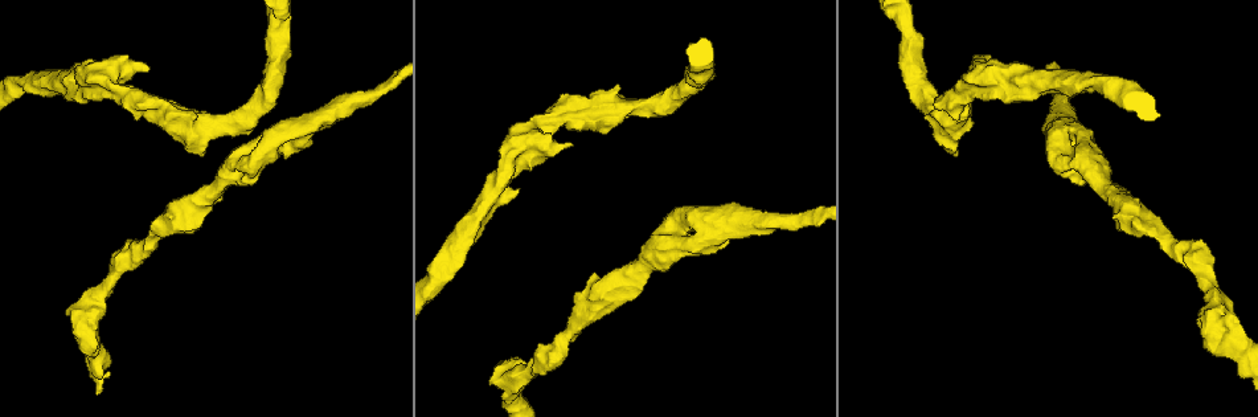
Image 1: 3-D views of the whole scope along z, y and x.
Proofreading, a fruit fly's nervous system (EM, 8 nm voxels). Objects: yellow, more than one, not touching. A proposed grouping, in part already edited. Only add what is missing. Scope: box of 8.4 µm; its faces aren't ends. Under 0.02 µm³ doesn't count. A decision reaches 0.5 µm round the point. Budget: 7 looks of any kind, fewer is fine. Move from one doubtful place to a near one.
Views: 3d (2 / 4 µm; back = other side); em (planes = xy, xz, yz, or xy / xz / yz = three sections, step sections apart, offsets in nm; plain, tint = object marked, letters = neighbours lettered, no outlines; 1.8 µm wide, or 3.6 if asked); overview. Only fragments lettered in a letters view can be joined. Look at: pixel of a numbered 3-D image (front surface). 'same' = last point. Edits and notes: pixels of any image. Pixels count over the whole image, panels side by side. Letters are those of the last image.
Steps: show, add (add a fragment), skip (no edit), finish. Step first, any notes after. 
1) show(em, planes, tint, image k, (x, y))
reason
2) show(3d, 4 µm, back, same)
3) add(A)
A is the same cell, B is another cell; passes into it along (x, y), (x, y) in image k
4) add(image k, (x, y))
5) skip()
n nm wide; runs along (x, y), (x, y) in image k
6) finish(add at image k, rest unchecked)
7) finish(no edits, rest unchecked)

show(3d, 4 µm, image 1, (955, 155))
an open end

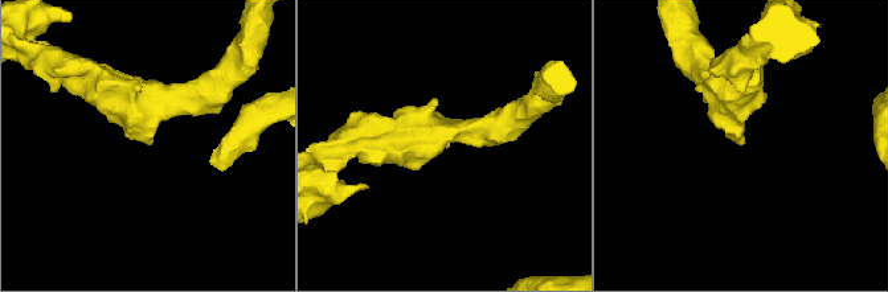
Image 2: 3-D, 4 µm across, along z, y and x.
show(em, yz, step 4, tint, image 2, (151, 142))
need the tissue

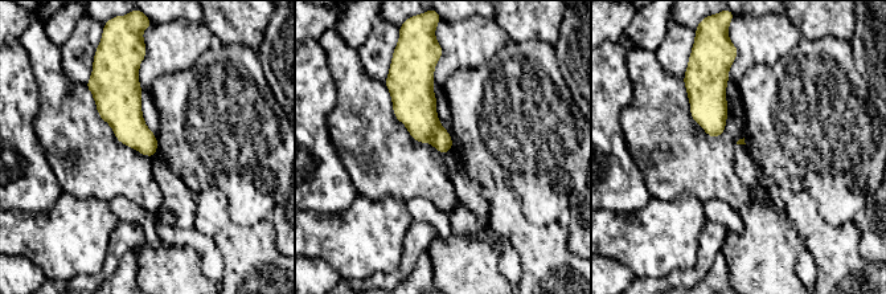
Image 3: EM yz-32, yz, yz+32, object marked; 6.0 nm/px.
show(em, xy, step 8, letters, same)
cut it another way

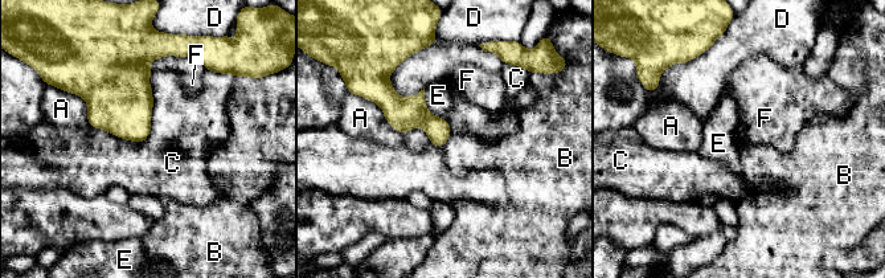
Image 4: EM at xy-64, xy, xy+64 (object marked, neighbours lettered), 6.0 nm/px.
skip()
A, B, C, D, E and F are other cells; border along (451, 133), (442, 146) in image 4; no lettered fragment goes on from it

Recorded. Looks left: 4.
show(em, xz, step 4, letters, image 1, (110, 81))
branch point

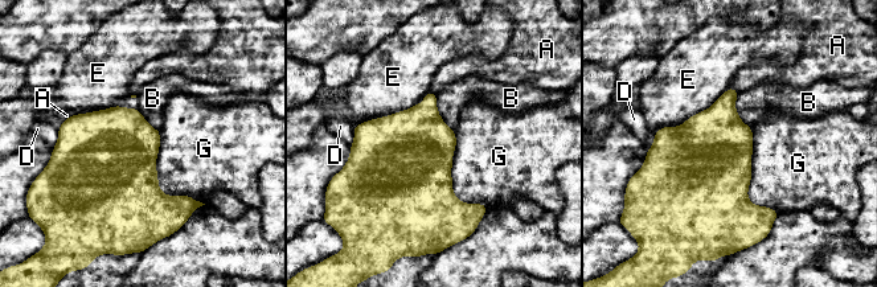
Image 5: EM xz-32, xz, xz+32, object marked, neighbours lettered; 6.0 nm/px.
skip()
A, B, D, E and G are other cells; no lettered fragment goes on from it

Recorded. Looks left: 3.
show(3d, 4 µm, image 1, (670, 243))

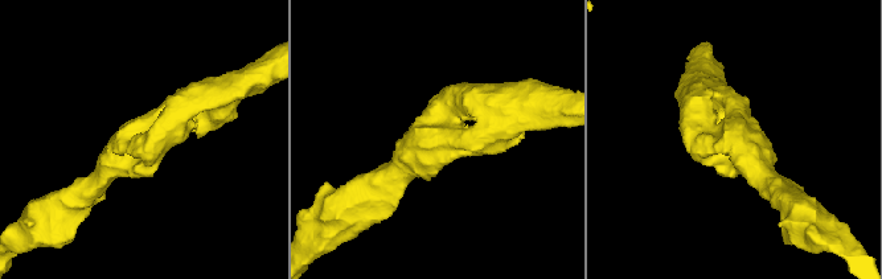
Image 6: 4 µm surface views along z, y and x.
show(em, 3.6 µm, planes, letters, image 6, (736, 140))
now the EM

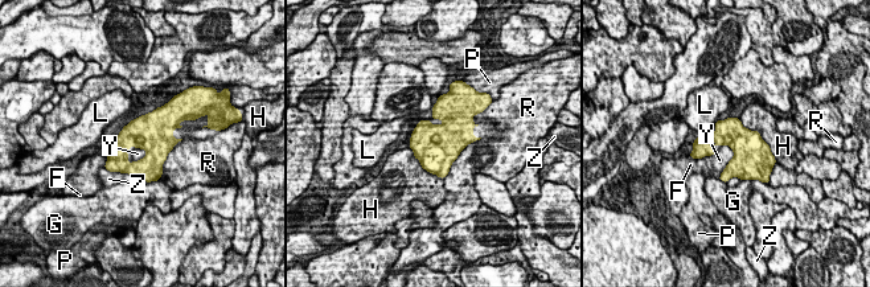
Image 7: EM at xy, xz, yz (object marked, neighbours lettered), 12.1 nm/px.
skip()
F, G, H, L, P, R, Y and Z are other cells; border along (725, 143), (733, 158), (718, 177) in image 7; none of them fits

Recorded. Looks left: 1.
finish(no edits, rest unchecked)

